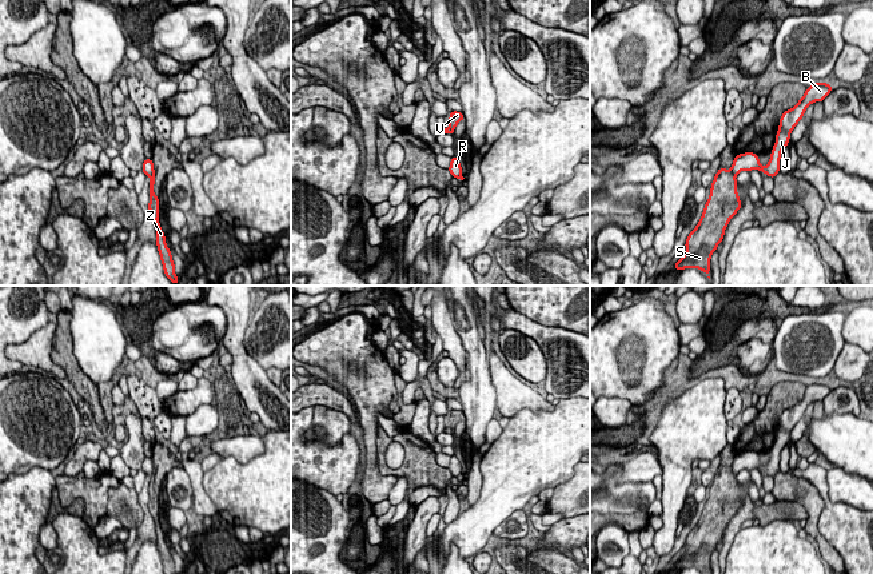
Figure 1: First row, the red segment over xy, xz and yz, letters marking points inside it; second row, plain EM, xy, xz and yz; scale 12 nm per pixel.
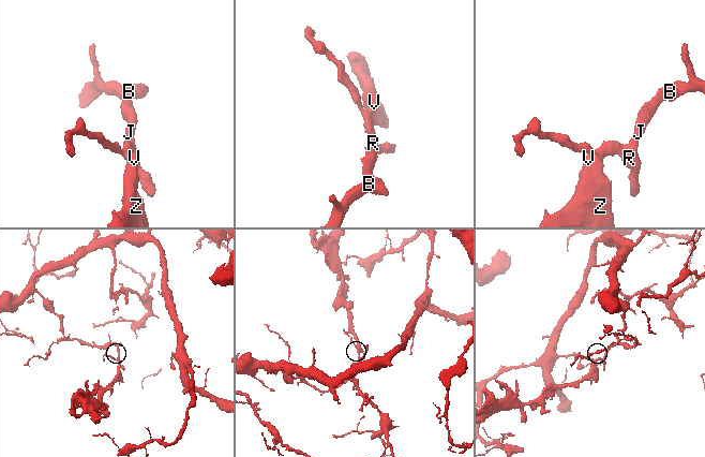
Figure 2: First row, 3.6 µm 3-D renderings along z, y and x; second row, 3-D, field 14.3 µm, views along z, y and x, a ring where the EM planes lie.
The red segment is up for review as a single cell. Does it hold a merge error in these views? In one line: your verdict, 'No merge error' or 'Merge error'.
Merge error

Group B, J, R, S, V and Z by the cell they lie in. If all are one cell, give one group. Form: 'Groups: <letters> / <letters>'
Groups: B J R / S V Z

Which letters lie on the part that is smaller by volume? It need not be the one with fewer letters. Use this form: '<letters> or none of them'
S, V, Z

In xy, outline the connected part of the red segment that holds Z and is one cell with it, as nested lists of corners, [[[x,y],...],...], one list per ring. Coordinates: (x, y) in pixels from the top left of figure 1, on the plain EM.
[[[154,469],[152,474],[150,475],[151,479],[150,479],[150,489],[148,489],[148,491],[150,491],[148,509],[150,509],[150,513],[154,518],[154,521],[155,521],[155,527],[156,527],[155,542],[158,545],[158,550],[159,550],[160,559],[163,563],[164,574],[176,574],[175,573],[175,562],[172,559],[170,547],[167,546],[166,534],[162,530],[160,521],[159,521],[159,495],[156,495],[154,491],[155,471],[156,470]]]

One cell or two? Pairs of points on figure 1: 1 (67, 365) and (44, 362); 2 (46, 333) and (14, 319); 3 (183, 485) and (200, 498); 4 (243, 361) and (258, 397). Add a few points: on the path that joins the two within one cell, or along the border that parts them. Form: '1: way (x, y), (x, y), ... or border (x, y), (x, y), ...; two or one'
1: border (54, 331), (51, 359), (67, 377); two
2: border (50, 322), (38, 329), (26, 341), (14, 345); two
3: border (182, 467), (191, 485), (192, 506); two
4: way (244, 370), (255, 387); one

